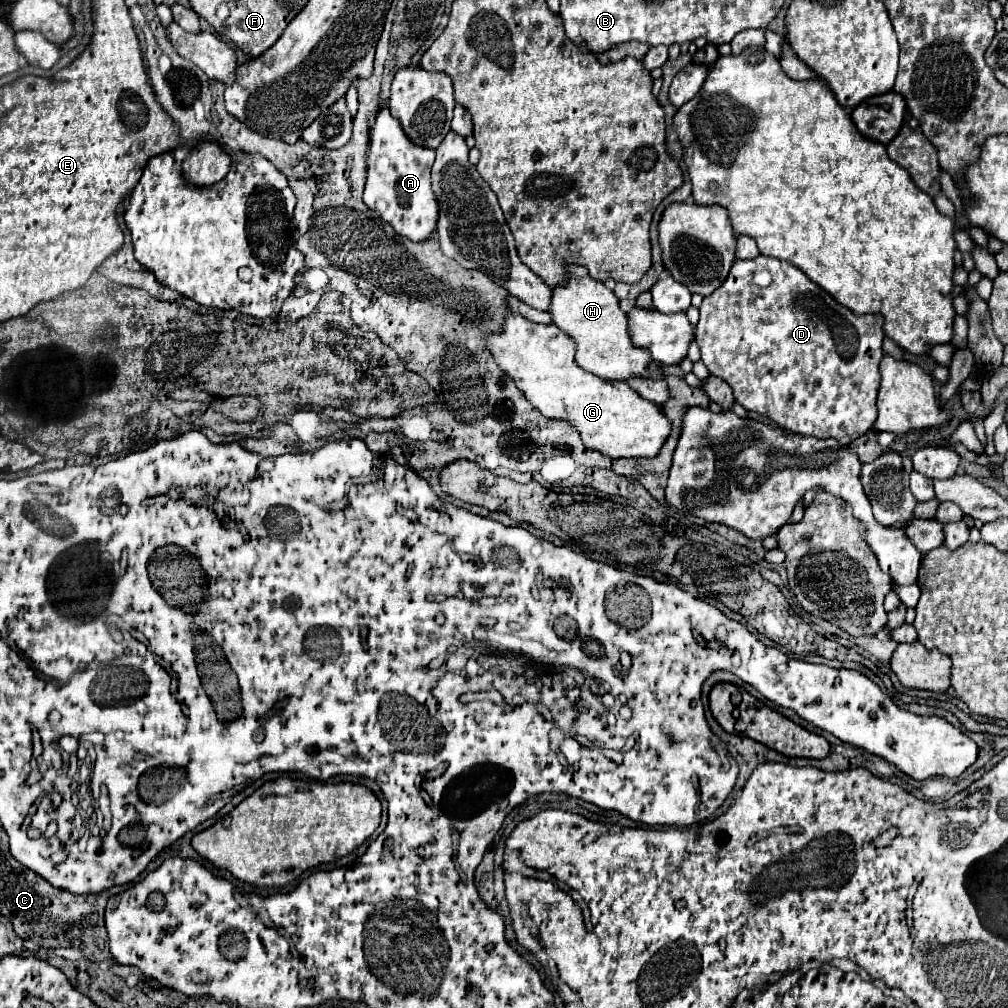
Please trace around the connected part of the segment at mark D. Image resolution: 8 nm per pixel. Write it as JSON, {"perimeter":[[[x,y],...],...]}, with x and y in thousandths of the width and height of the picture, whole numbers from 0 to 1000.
{"perimeter":[[[753,253],[751,257],[743,257],[743,259],[729,259],[721,277],[717,279],[717,283],[713,287],[709,287],[705,293],[697,295],[693,309],[695,309],[695,314],[689,324],[689,332],[691,332],[693,346],[695,346],[695,358],[699,360],[699,364],[703,366],[705,372],[711,372],[719,380],[723,380],[723,384],[727,386],[729,398],[735,400],[741,408],[749,408],[787,430],[813,434],[813,436],[828,434],[828,436],[834,436],[834,439],[838,439],[838,441],[842,441],[850,432],[856,432],[858,428],[862,428],[866,424],[866,420],[870,416],[870,404],[868,404],[870,376],[874,376],[872,358],[876,352],[876,346],[874,346],[876,314],[874,313],[848,313],[844,307],[832,303],[820,289],[811,285],[811,281],[807,281],[797,269],[793,269],[791,265],[787,265],[779,259],[765,257],[759,253]]]}

